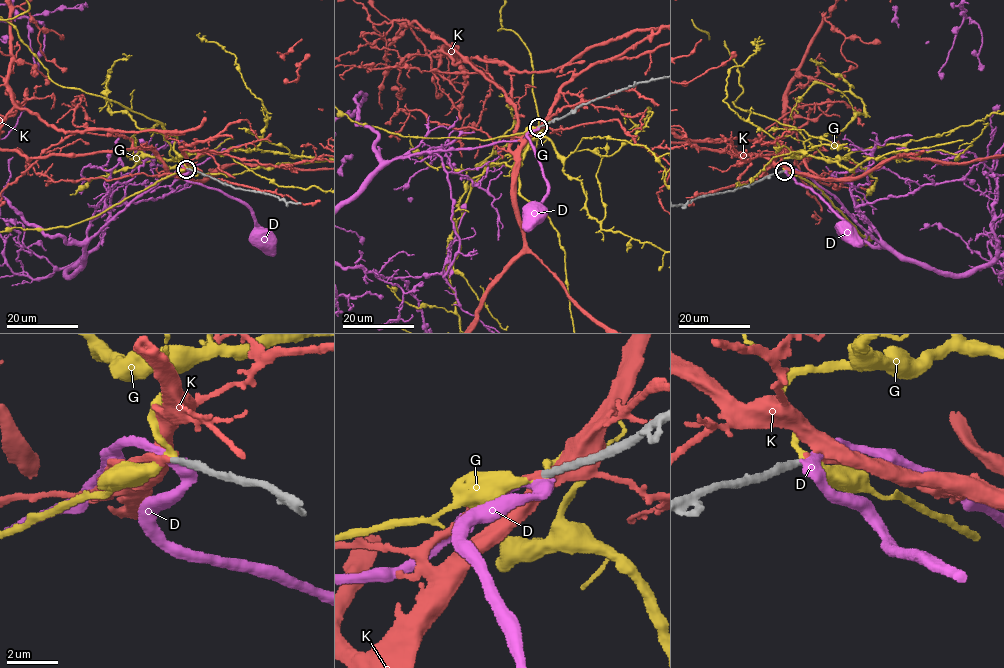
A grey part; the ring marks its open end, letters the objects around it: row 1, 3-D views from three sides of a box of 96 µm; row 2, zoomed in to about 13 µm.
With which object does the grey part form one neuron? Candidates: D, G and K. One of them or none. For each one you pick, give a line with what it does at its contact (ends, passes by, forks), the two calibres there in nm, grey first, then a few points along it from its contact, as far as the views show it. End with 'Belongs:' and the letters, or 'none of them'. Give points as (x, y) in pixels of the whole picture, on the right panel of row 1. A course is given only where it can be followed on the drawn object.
K: it passes by | 280/240 nm
Belongs: K

